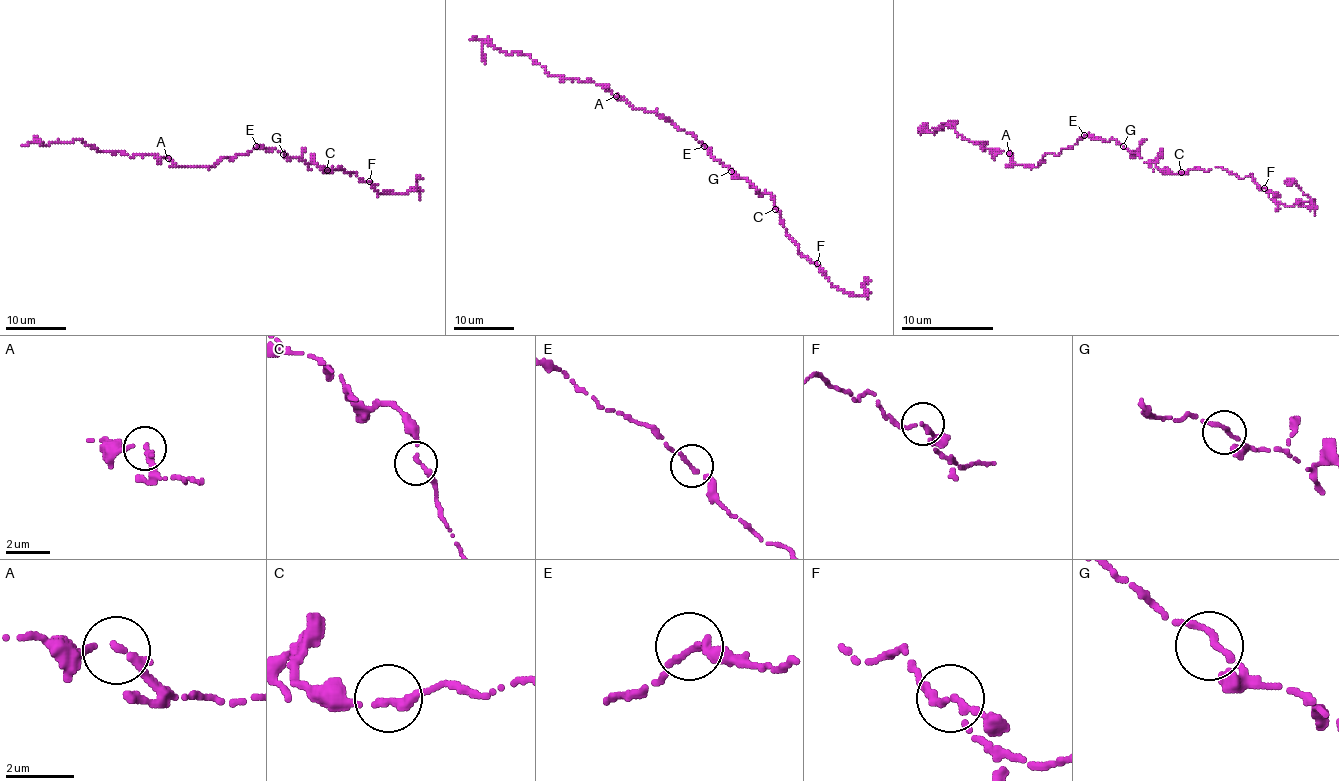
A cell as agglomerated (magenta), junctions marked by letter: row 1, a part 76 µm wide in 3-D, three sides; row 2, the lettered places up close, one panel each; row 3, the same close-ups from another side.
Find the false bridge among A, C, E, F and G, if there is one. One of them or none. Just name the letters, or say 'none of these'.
none of these

